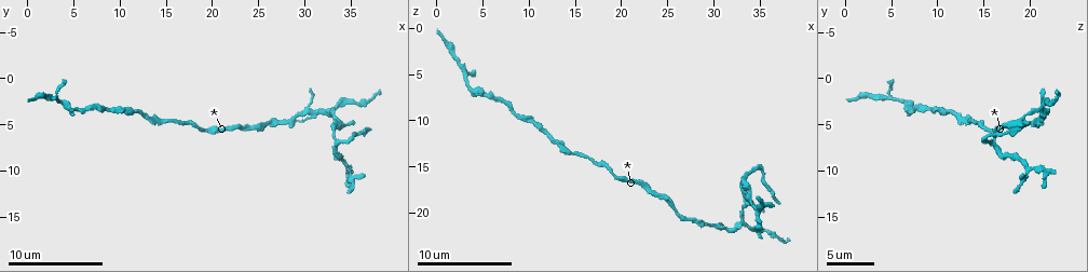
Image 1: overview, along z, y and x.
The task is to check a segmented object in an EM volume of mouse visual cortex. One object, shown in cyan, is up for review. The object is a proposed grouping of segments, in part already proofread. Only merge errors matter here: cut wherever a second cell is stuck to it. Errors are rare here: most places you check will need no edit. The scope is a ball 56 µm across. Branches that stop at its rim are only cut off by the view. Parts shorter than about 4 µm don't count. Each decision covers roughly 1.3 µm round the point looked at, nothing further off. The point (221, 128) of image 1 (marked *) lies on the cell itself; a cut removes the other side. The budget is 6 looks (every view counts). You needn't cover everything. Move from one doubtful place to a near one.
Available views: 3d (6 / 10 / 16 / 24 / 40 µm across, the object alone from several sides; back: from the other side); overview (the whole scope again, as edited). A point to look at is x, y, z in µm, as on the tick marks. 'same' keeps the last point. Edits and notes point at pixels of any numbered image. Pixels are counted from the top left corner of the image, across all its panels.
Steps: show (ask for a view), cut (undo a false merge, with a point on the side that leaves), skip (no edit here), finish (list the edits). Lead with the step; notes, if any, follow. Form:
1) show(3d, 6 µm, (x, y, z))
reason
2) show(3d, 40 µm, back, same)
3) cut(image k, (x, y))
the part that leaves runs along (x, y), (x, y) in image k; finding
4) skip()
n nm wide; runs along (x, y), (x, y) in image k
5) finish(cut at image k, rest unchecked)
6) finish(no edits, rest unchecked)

show(3d, 16 µm, (15.0, 4.8, 13.8))
calibre changes

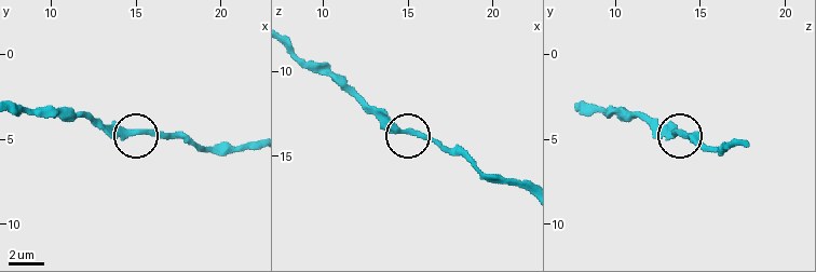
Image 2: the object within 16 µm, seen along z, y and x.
skip()
runs along (236, 148), (203, 148), (185, 139), (99, 130) in image 2; one cell here

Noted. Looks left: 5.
show(3d, 16 µm, (33.8, 7.0, 15.4))
branch point

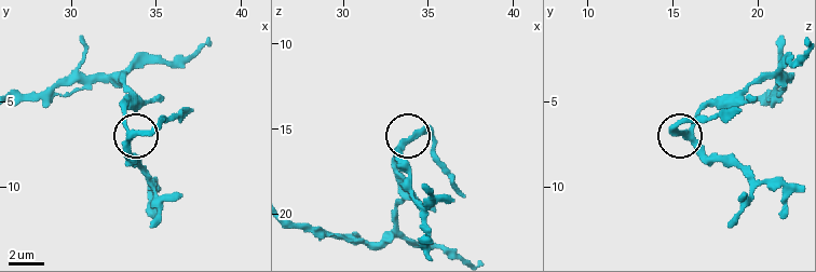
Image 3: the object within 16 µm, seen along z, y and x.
show(3d, 6 µm, (33.8, 6.8, 15.7))
closer look

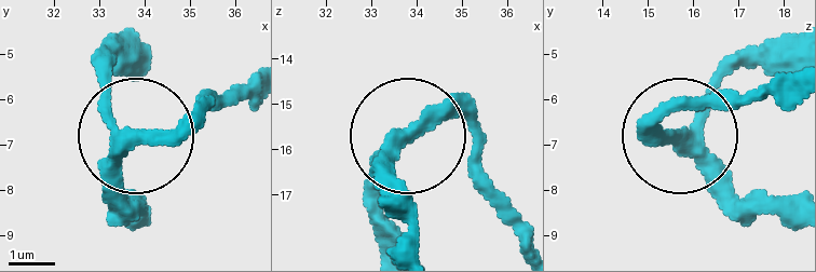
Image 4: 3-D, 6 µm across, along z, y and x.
skip()
side arm 6 µm; runs along (112, 42), (112, 100), (135, 131), (170, 131), (205, 100) in image 4; one cell here

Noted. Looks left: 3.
show(3d, 10 µm, (33.2, 3.4, 21.0))
three-way junction

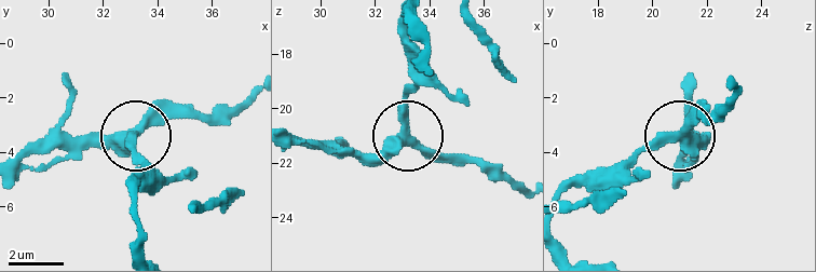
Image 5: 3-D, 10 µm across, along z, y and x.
skip()
one cell here

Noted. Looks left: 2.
finish(no edits, rest unchecked)

